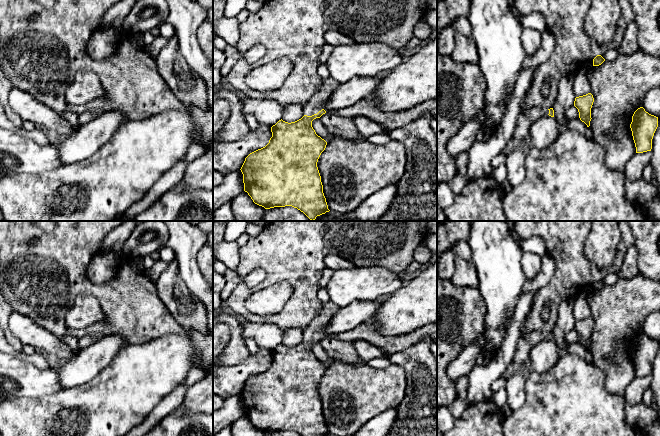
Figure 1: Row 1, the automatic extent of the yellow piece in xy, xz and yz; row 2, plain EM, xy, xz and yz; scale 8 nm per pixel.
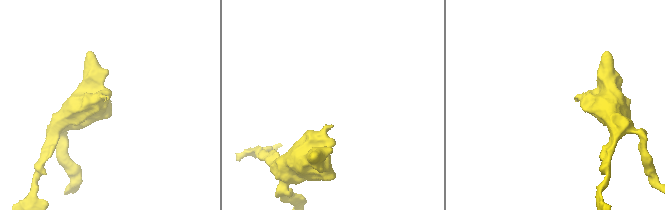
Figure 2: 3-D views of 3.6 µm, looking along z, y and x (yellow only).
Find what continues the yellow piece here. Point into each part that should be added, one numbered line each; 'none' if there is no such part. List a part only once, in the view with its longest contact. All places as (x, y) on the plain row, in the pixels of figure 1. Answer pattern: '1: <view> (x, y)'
1: xz (328, 310)

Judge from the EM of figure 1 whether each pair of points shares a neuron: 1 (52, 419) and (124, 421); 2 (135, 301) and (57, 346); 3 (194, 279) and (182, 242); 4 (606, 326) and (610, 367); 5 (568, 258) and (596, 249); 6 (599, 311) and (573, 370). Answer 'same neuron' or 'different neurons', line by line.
1: same neuron
2: different neurons
3: same neuron
4: same neuron
5: different neurons
6: different neurons

